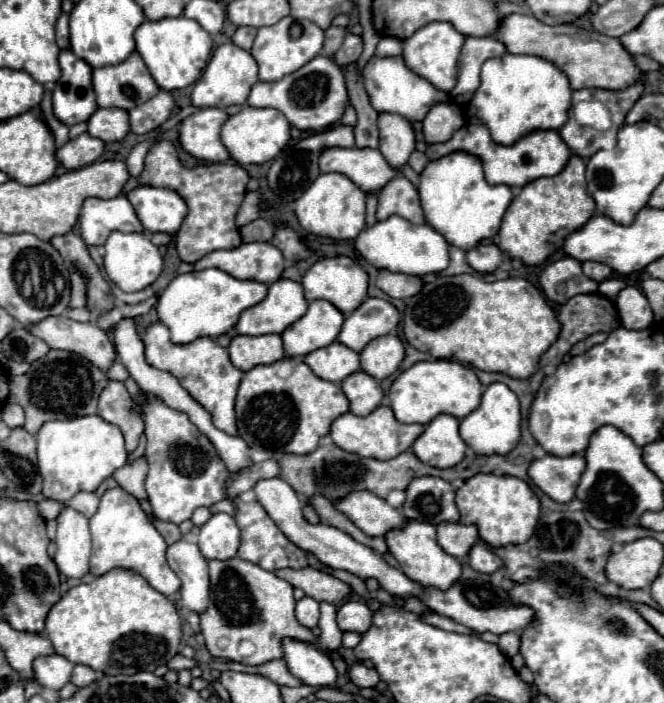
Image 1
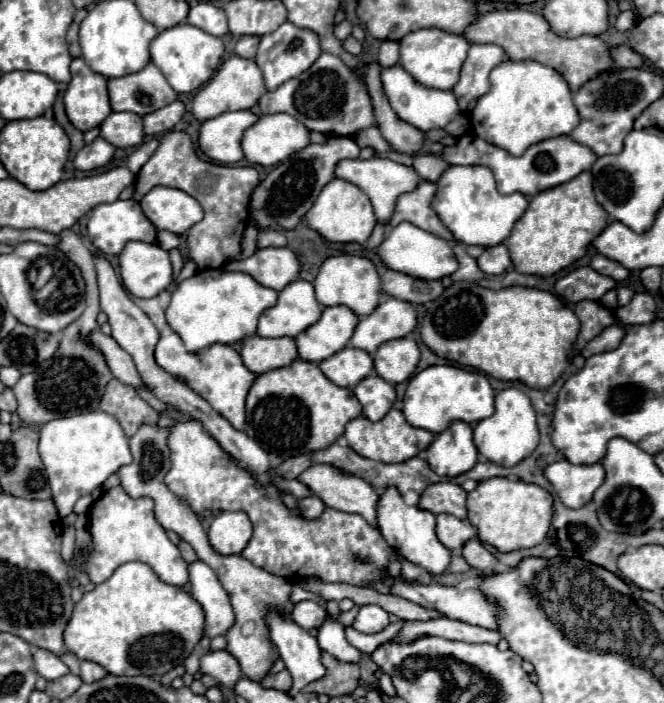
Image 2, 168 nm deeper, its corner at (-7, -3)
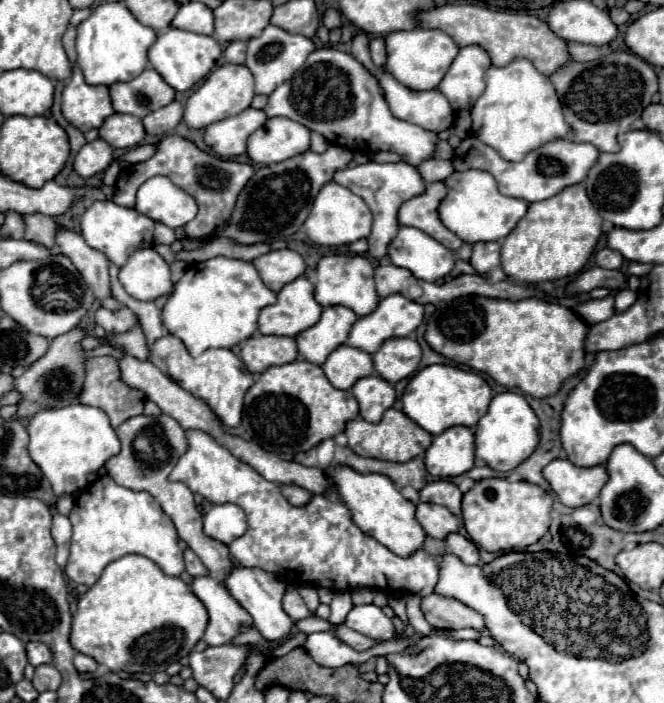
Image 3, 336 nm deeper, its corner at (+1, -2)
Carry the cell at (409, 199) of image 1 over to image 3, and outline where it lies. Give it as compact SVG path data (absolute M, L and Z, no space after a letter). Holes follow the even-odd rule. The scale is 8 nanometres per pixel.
M434 182L432 186L426 186L422 194L402 202L402 206L398 208L398 222L400 226L414 226L418 230L424 230L428 236L436 238L450 250L458 250L462 246L462 240L454 232L450 232L438 218L438 204L444 196L444 182Z

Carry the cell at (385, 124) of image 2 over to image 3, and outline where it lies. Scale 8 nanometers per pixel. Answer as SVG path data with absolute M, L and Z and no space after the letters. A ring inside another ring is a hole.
M358 32L352 40L352 56L372 74L378 76L378 68L372 66L372 58L370 58L370 50L368 50L368 36L364 32Z

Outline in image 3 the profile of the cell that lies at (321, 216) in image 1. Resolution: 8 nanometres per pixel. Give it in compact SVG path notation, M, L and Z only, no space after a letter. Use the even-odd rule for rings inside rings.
M328 182L320 188L320 194L316 196L312 210L304 222L308 238L320 246L342 246L356 242L370 234L370 226L372 226L372 214L366 202L360 196L352 194L346 186L340 186L336 182Z

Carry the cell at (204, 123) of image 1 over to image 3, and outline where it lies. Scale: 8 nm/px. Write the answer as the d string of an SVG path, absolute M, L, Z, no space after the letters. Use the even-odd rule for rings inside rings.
M246 108L244 112L210 124L204 130L204 142L220 158L232 158L246 152L248 136L258 130L268 116L262 110Z

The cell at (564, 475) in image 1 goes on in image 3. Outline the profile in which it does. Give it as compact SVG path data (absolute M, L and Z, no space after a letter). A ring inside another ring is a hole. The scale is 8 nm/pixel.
M566 458L552 460L542 470L542 474L548 480L550 488L556 492L558 500L570 508L590 504L608 480L604 466L580 468L568 462Z

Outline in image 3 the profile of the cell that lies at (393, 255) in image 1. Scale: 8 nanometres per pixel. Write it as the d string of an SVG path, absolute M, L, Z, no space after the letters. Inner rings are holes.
M400 226L388 246L388 260L394 266L412 270L416 278L426 282L436 282L448 276L456 262L452 250L412 226Z

